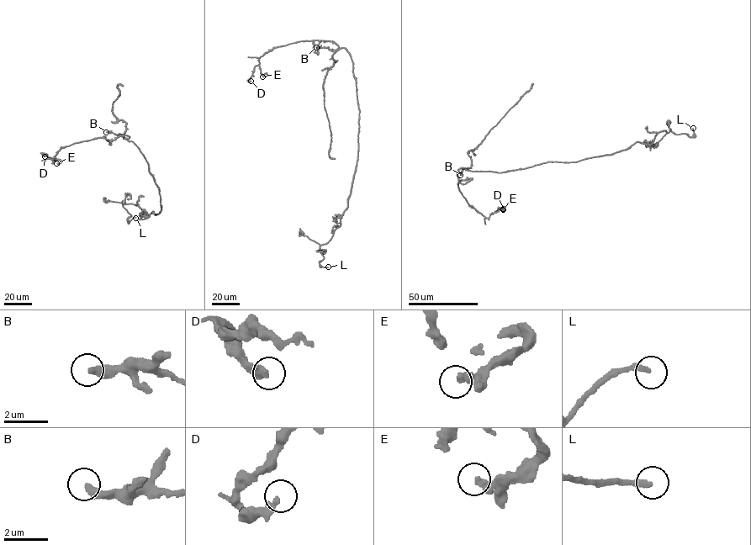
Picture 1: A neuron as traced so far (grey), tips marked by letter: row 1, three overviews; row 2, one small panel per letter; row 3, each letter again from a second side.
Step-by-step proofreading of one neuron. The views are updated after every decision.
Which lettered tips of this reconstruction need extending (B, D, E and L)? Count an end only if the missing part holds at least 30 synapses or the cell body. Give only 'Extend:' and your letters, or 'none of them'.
Extend: L

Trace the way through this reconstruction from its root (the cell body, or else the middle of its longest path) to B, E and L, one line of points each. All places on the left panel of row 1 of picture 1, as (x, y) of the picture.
B: (156, 184), (145, 157), (136, 145), (122, 134), (106, 132)
E: (156, 184), (145, 157), (126, 134), (65, 146), (53, 158), (60, 159), (56, 163)
L: (156, 184), (159, 214), (153, 212), (147, 217), (139, 206), (122, 201), (131, 215), (127, 220), (135, 218)

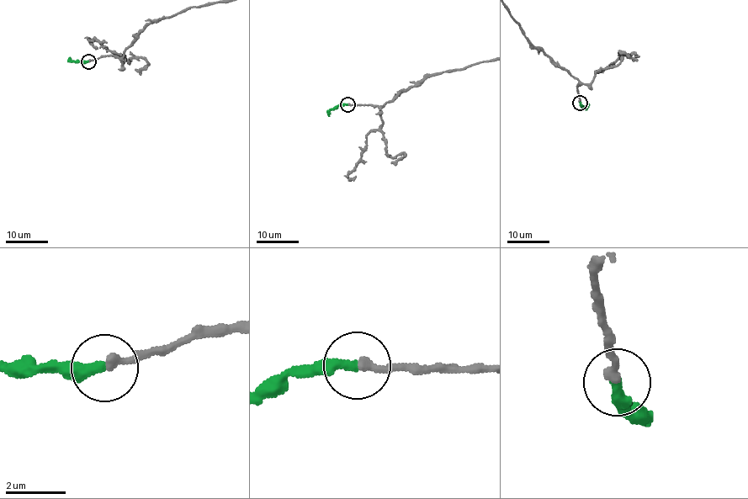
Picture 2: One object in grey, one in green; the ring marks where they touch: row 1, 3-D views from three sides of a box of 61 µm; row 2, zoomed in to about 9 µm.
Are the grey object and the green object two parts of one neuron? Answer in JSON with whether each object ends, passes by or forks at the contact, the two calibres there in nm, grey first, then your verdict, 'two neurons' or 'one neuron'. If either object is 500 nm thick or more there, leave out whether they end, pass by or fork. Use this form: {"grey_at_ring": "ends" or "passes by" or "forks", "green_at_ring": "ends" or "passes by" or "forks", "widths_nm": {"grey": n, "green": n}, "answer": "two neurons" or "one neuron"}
{"grey_at_ring": "ends", "green_at_ring": "ends", "widths_nm": {"grey": 300, "green": 360}, "answer": "one neuron"}

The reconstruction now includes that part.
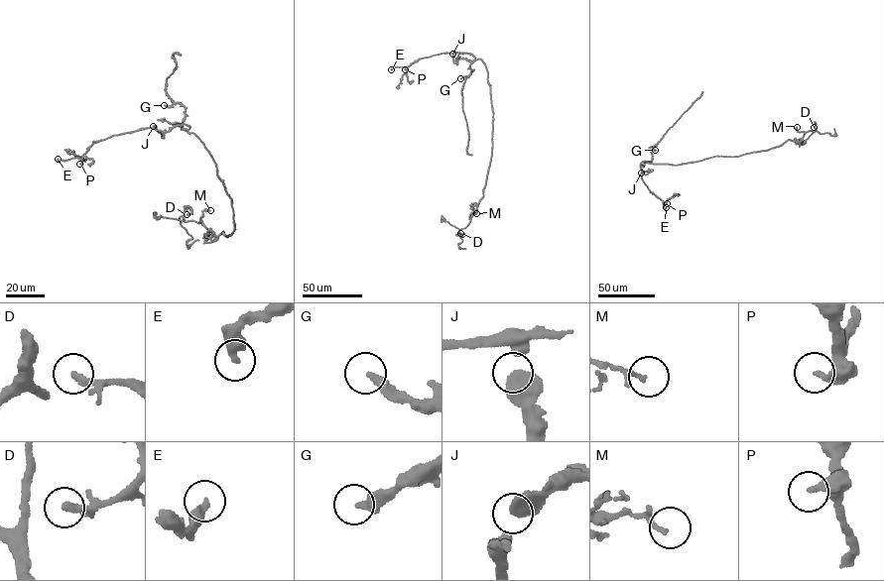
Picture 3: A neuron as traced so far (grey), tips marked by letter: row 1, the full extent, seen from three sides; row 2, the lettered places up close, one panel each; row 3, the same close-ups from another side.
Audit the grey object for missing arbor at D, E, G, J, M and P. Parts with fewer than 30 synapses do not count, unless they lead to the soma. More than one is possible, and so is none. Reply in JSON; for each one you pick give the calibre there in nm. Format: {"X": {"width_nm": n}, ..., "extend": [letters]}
{"E": {"width_nm": 360}, "extend": ["E"]}

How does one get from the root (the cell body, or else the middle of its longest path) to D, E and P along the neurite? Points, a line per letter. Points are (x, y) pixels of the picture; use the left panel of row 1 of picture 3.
D: (227, 193), (231, 236), (214, 240), (203, 224), (184, 221), (189, 206), (187, 214)
E: (227, 193), (211, 155), (185, 124), (167, 131), (145, 128), (112, 135), (92, 144), (81, 158), (58, 159)
P: (227, 193), (211, 155), (185, 124), (167, 131), (145, 128), (112, 135), (92, 144), (79, 164)

